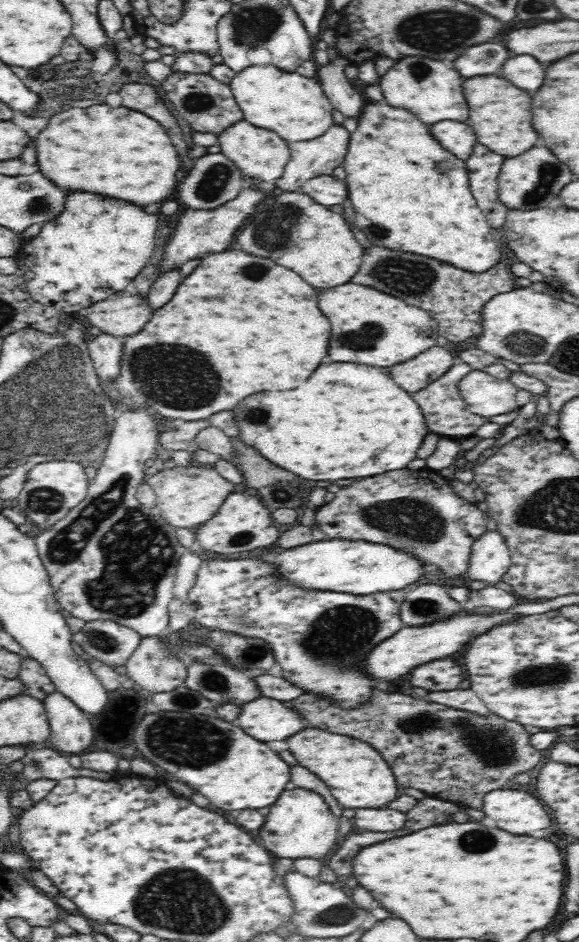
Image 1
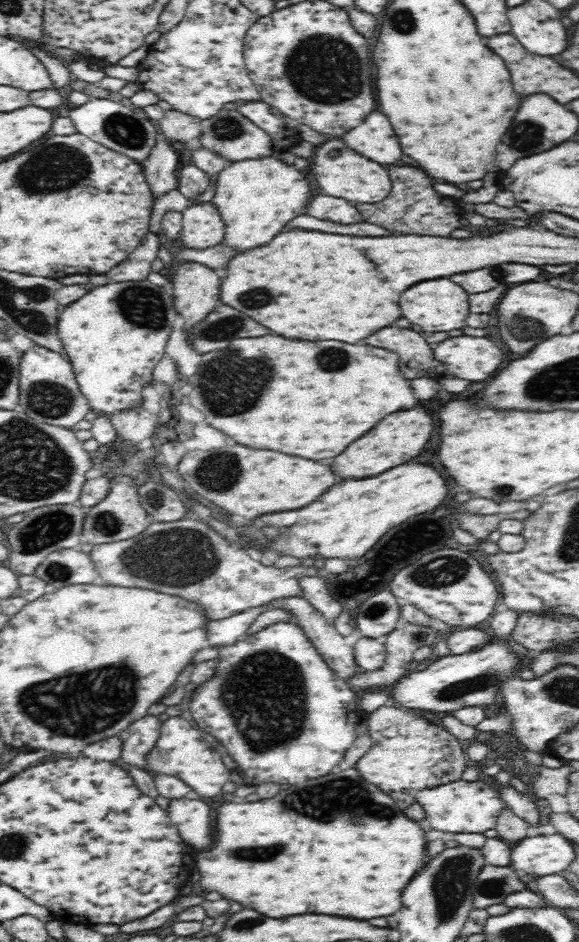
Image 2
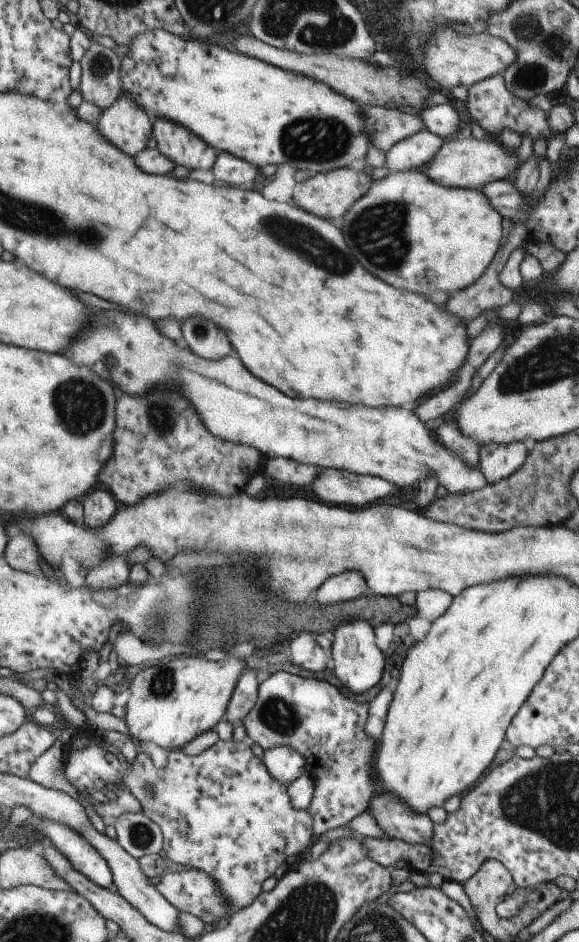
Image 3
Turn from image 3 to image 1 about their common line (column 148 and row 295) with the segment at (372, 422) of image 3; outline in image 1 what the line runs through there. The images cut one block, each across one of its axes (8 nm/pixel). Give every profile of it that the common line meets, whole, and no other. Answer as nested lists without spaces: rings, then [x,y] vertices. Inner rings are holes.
[[[348,282],[330,288],[320,294],[318,306],[332,322],[330,352],[324,362],[360,362],[386,368],[424,353],[439,337],[438,324],[425,310],[368,286]]]

